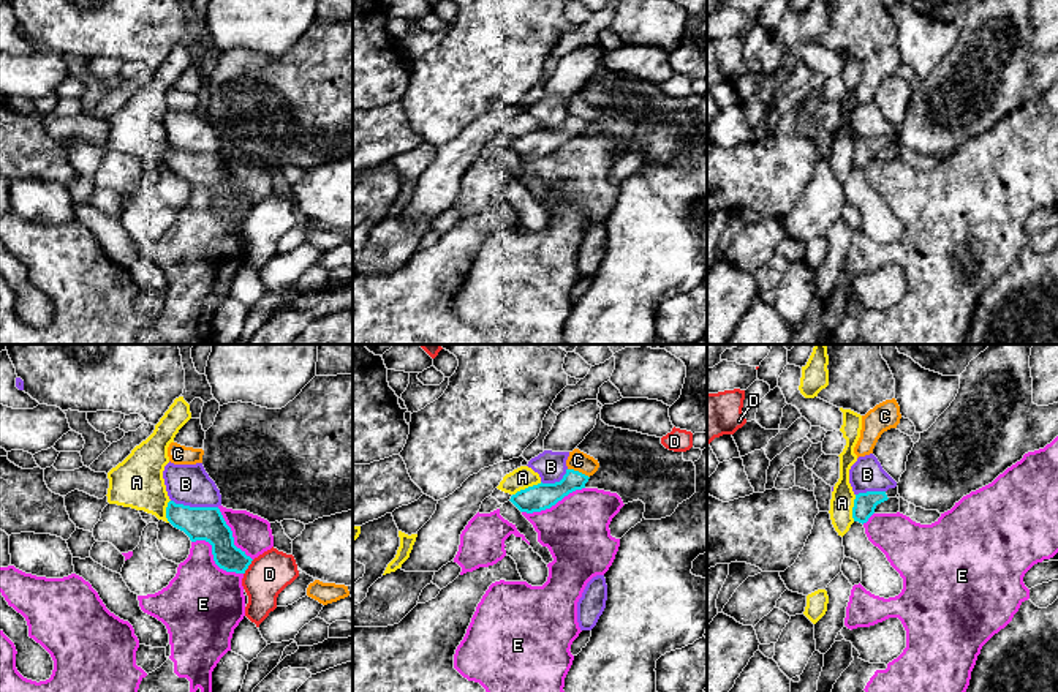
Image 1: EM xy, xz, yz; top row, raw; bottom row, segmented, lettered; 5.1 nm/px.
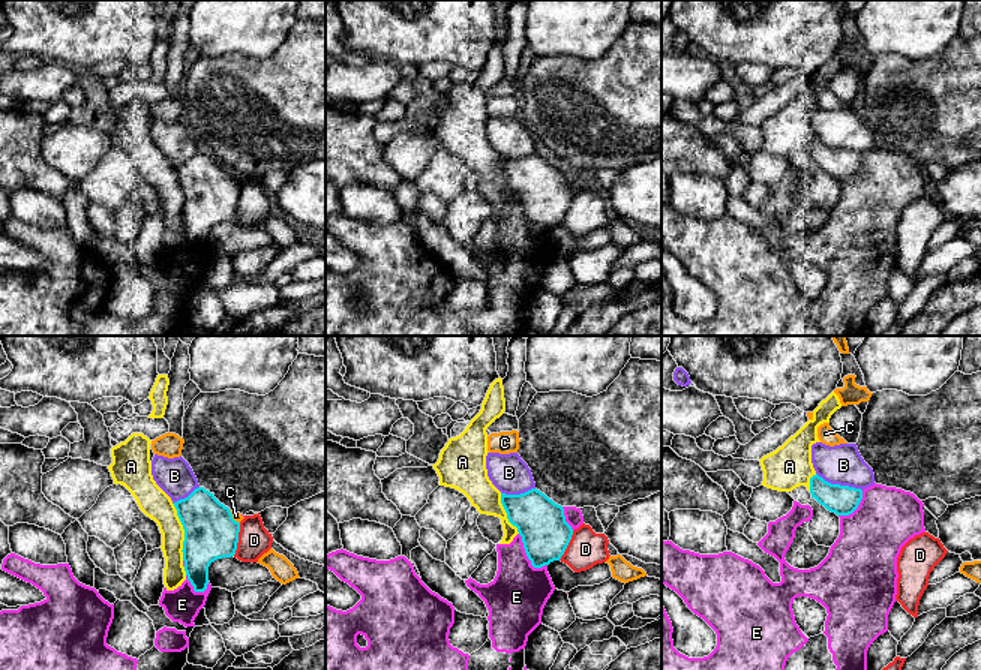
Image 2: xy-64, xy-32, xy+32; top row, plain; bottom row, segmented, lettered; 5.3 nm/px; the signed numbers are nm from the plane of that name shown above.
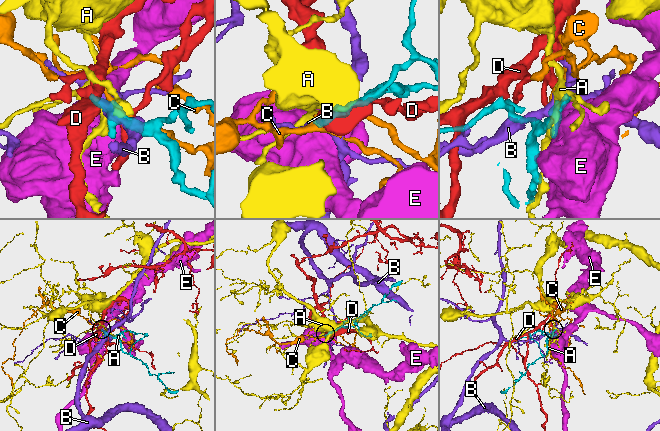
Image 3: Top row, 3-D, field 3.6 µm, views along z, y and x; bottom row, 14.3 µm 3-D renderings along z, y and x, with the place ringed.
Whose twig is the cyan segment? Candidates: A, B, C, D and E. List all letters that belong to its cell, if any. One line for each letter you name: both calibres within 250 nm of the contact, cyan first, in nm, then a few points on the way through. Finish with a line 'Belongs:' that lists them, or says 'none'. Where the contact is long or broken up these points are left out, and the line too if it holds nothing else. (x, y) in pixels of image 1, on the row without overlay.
Belongs: none

